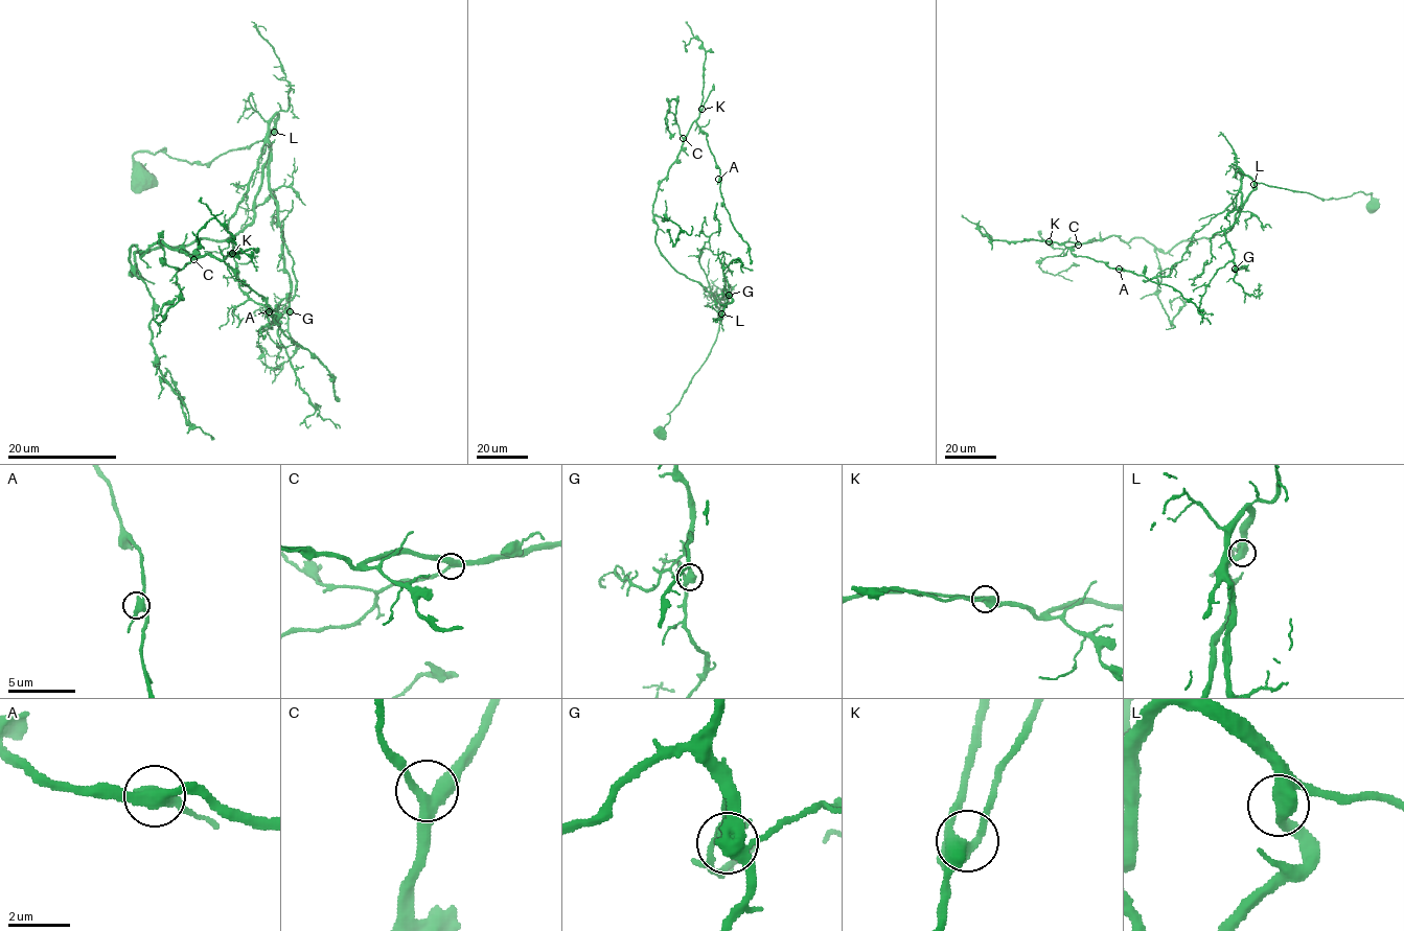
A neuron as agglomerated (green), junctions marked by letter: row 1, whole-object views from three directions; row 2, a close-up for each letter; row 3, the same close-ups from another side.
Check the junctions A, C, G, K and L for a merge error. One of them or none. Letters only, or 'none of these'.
none of these

